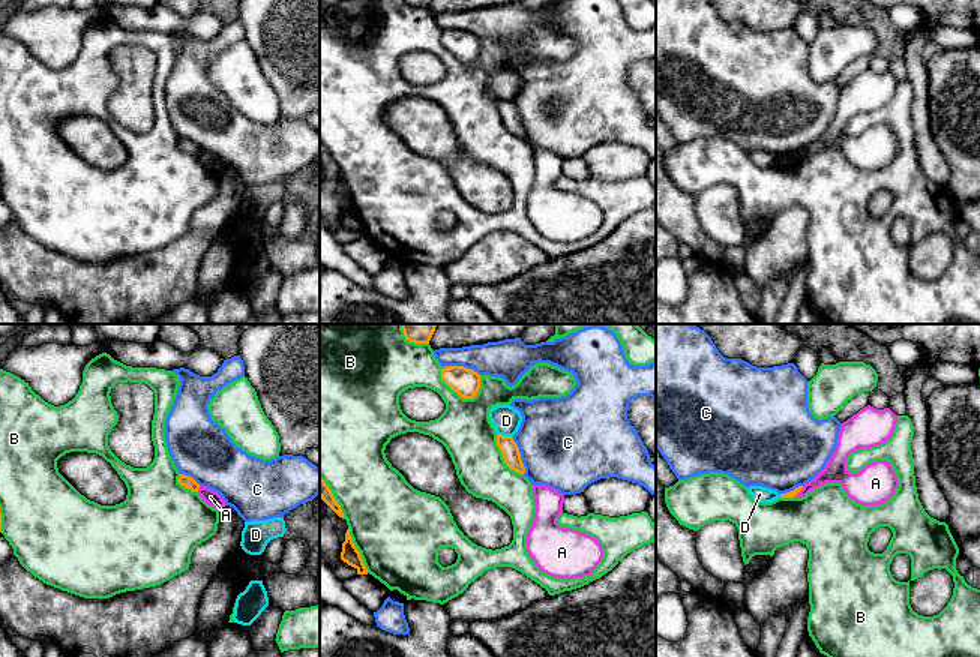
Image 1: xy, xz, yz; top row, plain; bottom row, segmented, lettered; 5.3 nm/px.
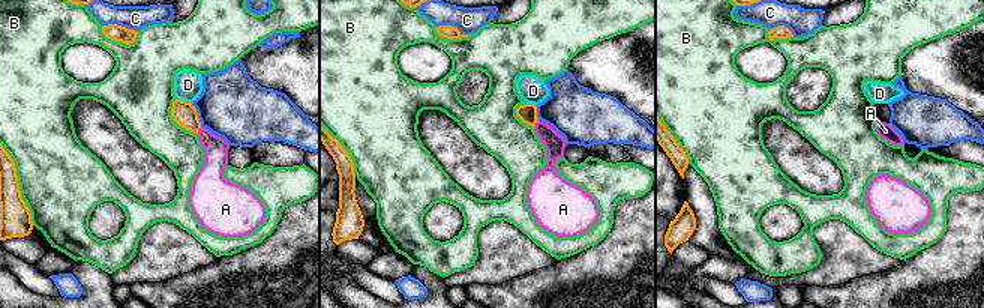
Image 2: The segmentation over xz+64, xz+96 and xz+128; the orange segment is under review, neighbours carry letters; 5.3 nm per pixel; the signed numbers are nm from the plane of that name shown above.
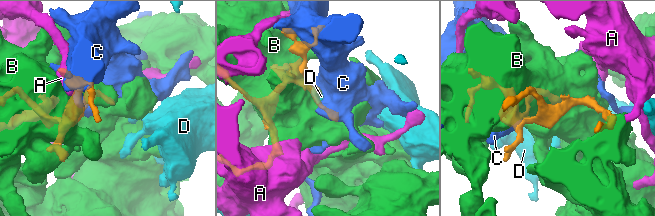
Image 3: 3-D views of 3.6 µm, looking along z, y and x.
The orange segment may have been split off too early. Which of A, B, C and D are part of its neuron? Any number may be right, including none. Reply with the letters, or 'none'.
none

